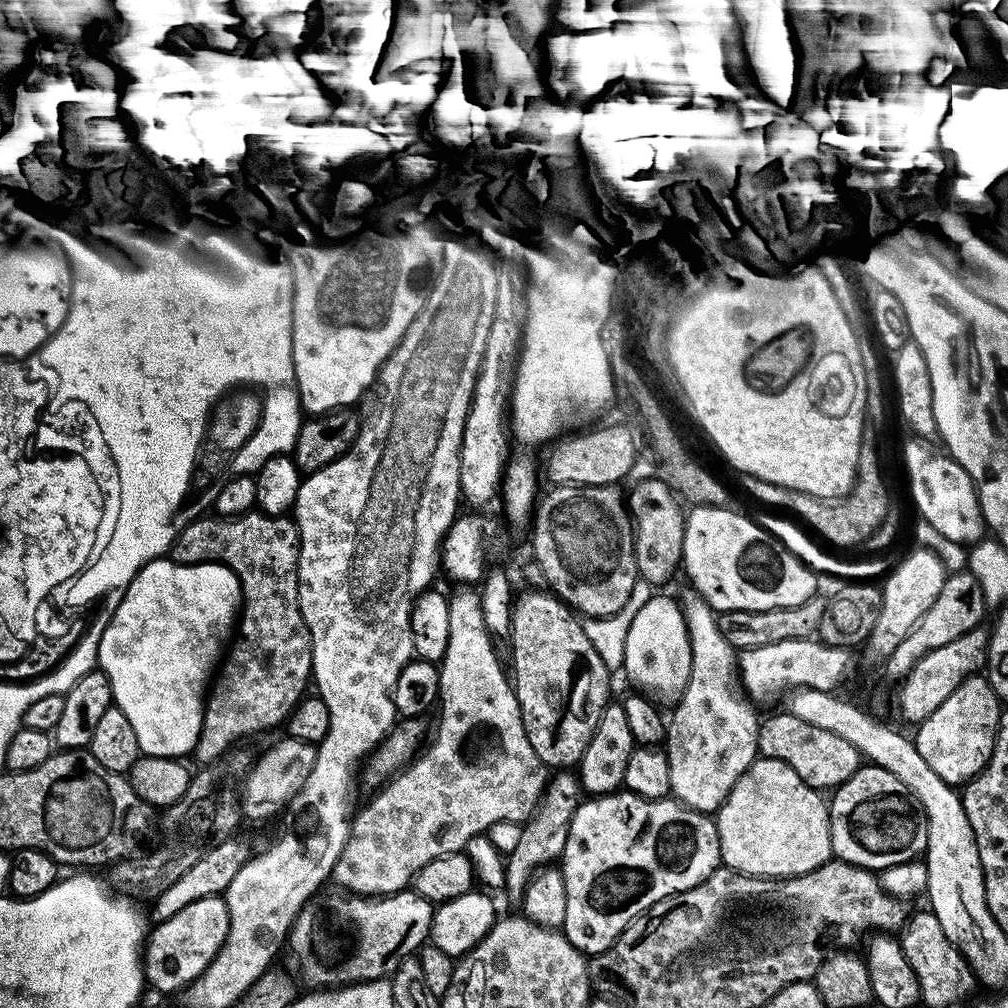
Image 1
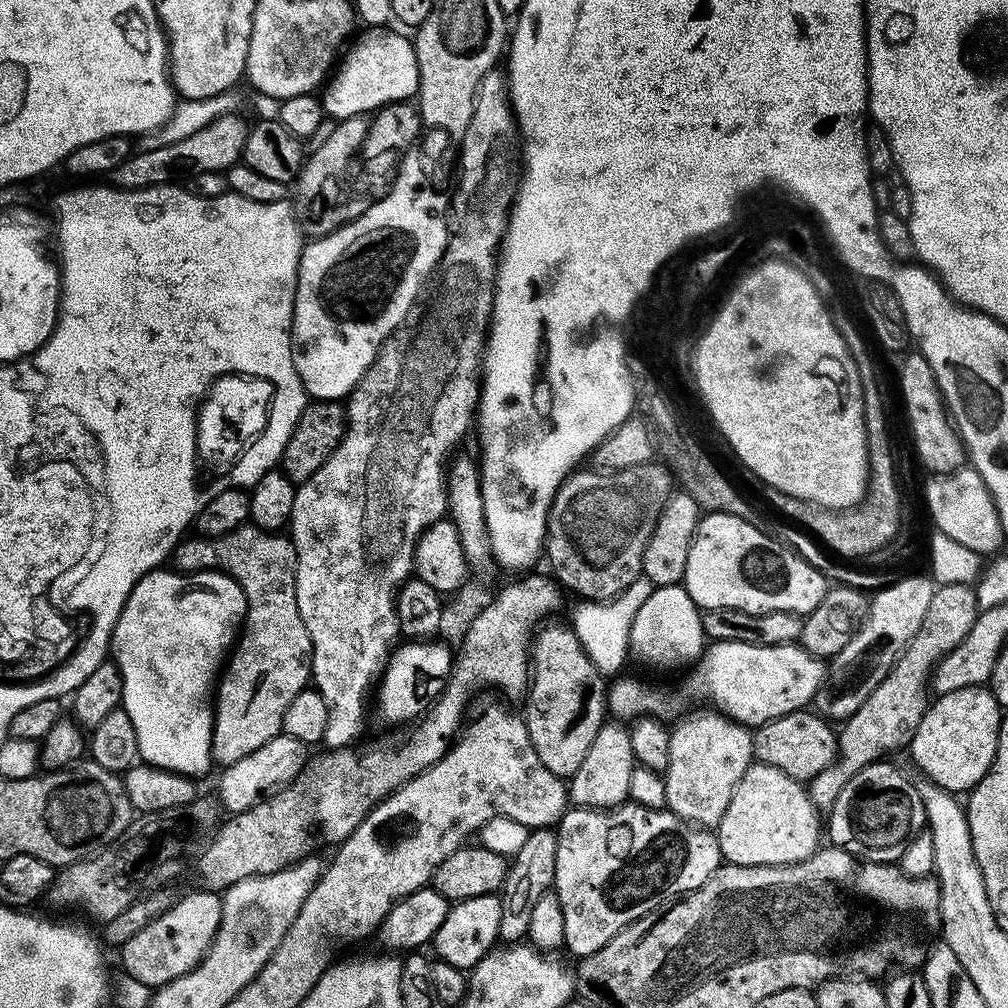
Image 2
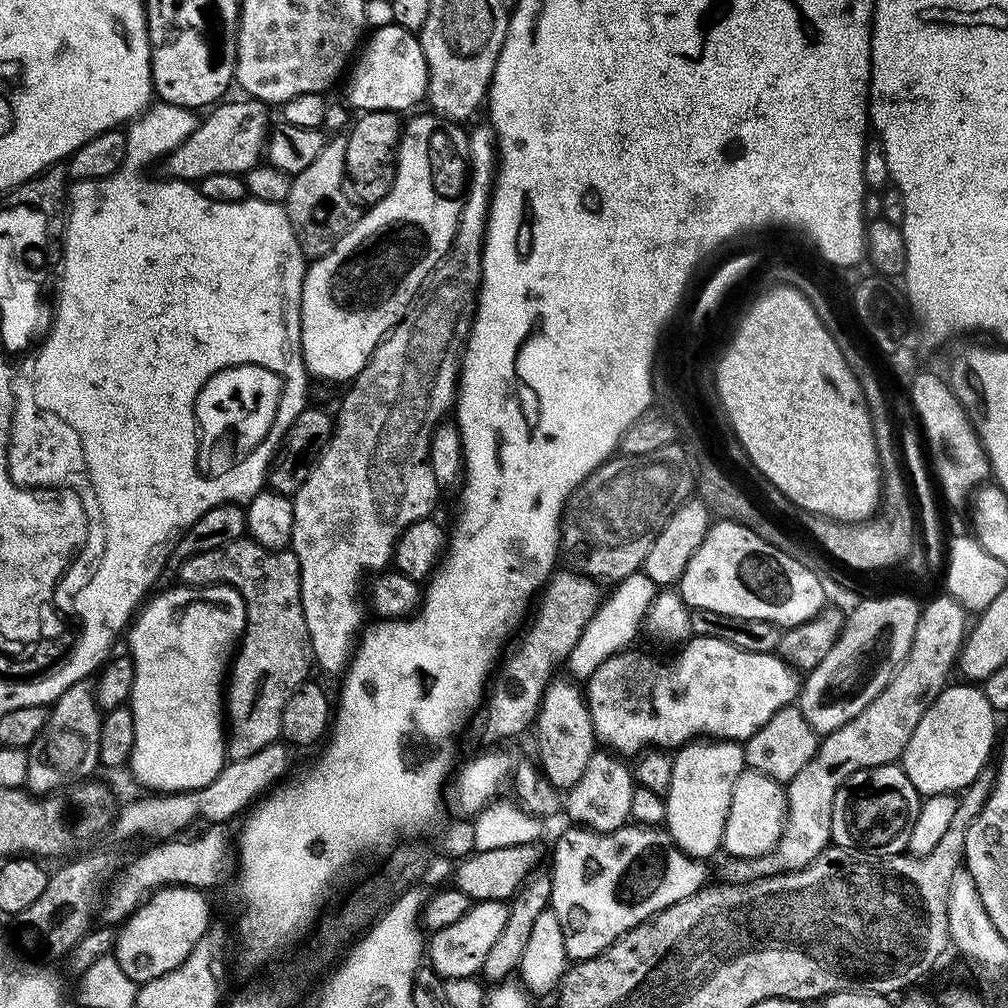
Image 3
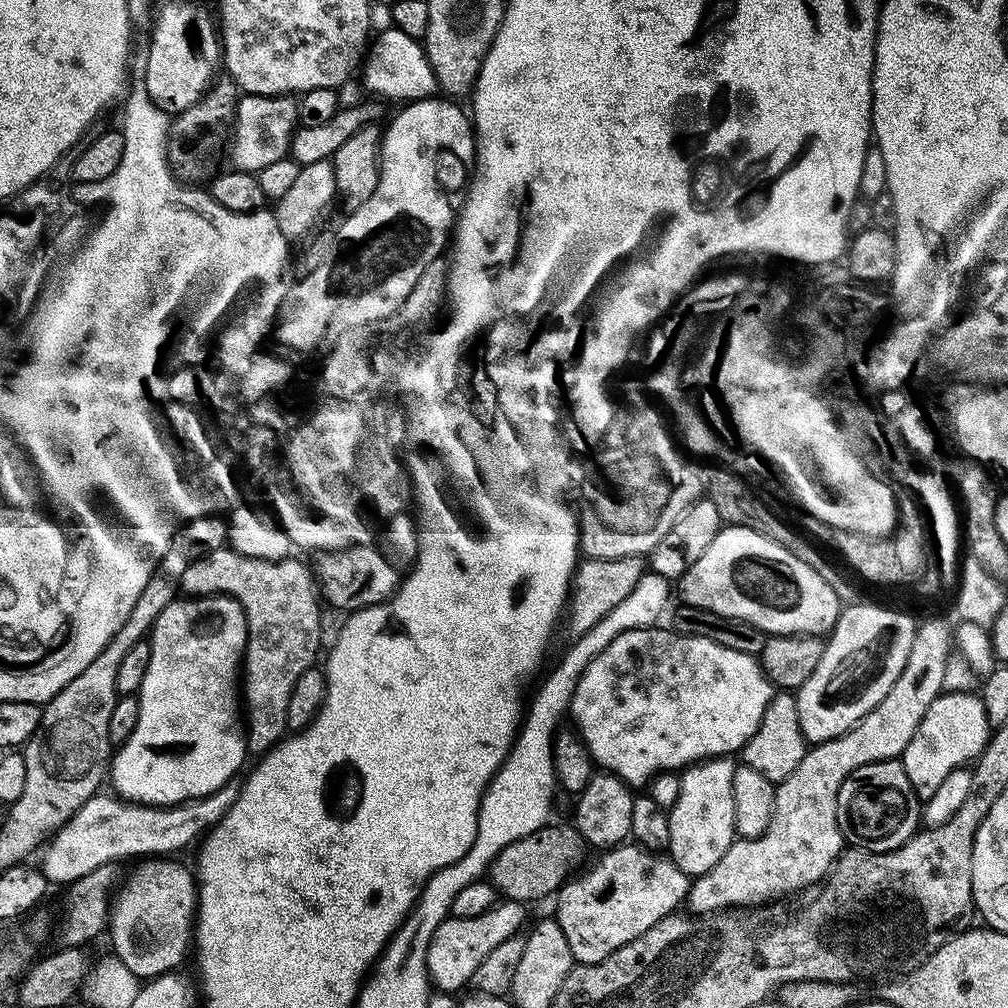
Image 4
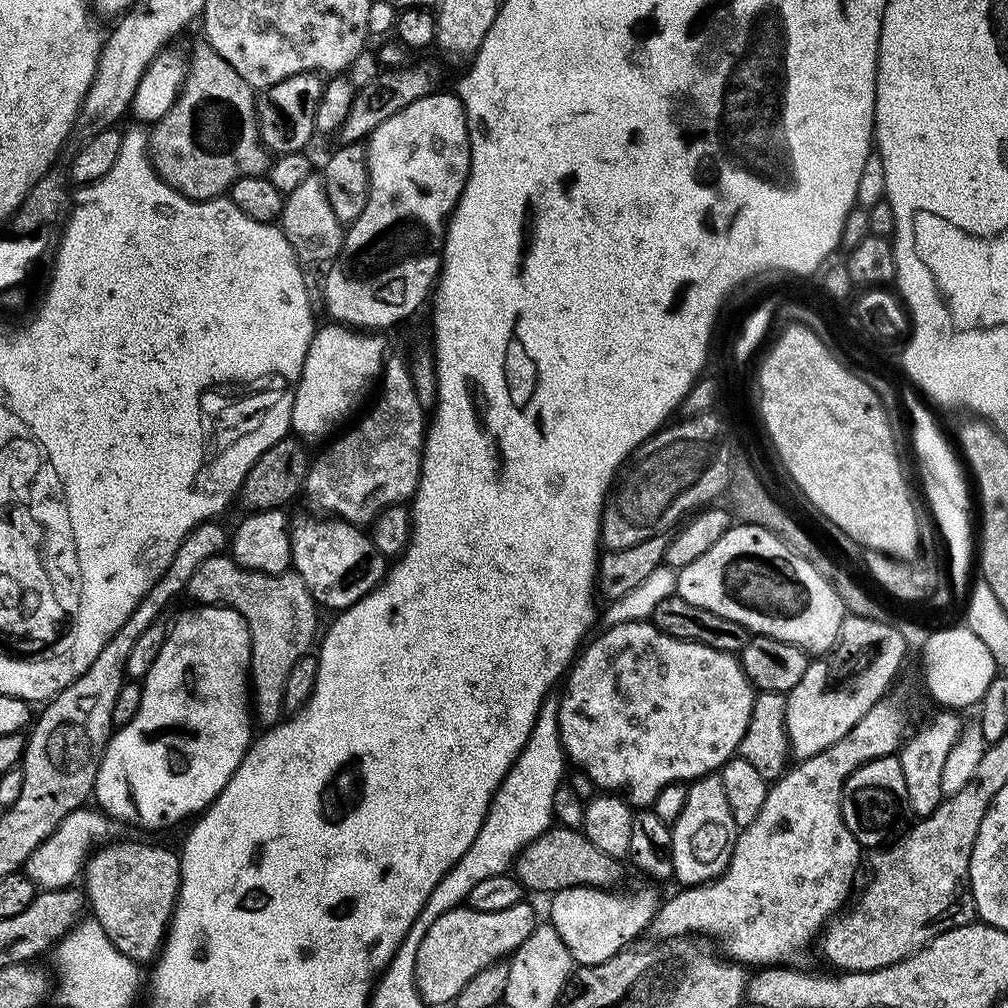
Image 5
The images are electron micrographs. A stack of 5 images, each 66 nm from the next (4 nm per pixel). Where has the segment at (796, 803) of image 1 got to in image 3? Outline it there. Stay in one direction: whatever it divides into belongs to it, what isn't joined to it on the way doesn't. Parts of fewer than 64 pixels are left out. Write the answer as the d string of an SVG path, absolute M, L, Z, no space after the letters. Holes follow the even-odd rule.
M746 768L734 784L730 798L730 814L727 815L723 849L726 852L728 850L729 857L742 860L754 860L758 856L766 856L776 847L781 836L783 836L788 817L788 797L785 787L761 772Z

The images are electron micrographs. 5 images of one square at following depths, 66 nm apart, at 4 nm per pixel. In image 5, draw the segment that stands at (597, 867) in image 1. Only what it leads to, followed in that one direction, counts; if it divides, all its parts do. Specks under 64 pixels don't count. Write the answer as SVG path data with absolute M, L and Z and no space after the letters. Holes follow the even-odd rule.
M563 888L551 897L552 916L550 922L554 930L558 930L558 938L566 942L566 950L570 950L573 961L577 965L605 964L610 958L614 958L619 952L624 951L633 943L635 936L640 936L651 925L653 916L658 911L658 899L652 888L644 888L633 896L619 896L619 891L607 888Z

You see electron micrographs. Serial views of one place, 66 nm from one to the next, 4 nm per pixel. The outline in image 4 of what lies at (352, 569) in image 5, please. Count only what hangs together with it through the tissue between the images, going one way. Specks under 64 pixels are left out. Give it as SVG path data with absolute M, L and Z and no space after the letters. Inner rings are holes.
M353 547L344 551L326 552L319 557L320 561L314 564L314 576L318 581L318 592L324 600L332 608L341 608L344 614L356 612L359 608L369 608L375 604L382 604L396 593L402 579L401 573L394 570L394 566L390 566L390 562L386 562L382 558L379 547Z

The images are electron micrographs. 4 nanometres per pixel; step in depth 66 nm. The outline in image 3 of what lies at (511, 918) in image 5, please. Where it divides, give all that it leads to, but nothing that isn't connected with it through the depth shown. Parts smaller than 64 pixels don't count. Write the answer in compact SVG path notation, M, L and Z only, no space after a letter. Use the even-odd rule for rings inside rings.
M482 900L473 903L458 922L450 922L450 926L437 928L431 933L426 944L427 963L444 980L467 980L475 977L484 967L484 959L490 946L502 934L508 917L508 904L502 900Z

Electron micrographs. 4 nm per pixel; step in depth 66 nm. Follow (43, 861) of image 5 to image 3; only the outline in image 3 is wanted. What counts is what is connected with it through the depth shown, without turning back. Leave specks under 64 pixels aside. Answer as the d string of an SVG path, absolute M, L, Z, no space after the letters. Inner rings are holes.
M277 742L266 746L266 750L258 750L258 754L250 754L250 758L225 763L218 778L198 790L144 794L141 800L136 800L133 804L124 804L121 808L119 805L114 816L114 829L116 828L117 834L124 840L141 836L142 839L148 840L144 842L163 842L184 834L195 820L204 819L208 824L228 824L236 815L239 817L275 782L289 775L288 752L290 753L289 745Z

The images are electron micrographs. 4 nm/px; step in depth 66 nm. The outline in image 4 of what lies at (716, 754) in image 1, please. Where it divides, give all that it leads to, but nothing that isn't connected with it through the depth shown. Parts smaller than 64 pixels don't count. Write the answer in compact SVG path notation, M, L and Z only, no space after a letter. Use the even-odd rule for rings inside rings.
M728 758L701 760L679 773L681 790L668 812L670 842L667 851L671 860L690 878L706 874L706 870L713 868L737 839L732 789L737 765L732 762Z

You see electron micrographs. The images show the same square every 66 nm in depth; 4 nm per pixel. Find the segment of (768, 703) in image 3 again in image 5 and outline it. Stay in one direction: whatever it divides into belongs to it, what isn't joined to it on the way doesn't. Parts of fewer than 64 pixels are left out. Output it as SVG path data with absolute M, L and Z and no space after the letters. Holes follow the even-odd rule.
M635 620L634 622L622 622L603 629L605 632L593 642L589 643L577 655L563 685L564 696L559 697L560 708L556 711L558 718L558 730L560 731L560 745L564 747L565 757L576 763L579 771L585 772L597 789L608 794L624 797L633 809L644 810L652 806L662 790L666 786L678 782L691 782L700 779L701 776L713 775L724 767L726 761L731 760L740 751L742 734L746 734L746 722L750 722L750 710L754 688L749 683L743 666L733 653L714 650L705 644L699 644L693 640L674 638L662 630L658 630L648 620Z

